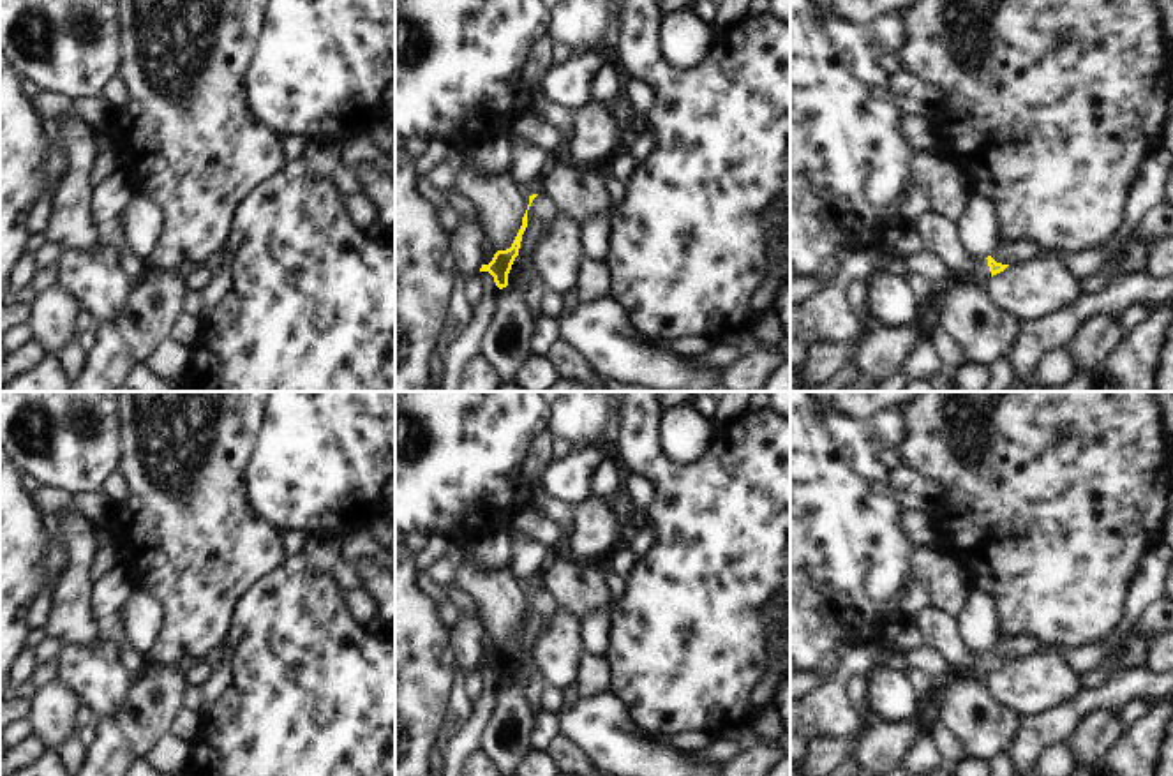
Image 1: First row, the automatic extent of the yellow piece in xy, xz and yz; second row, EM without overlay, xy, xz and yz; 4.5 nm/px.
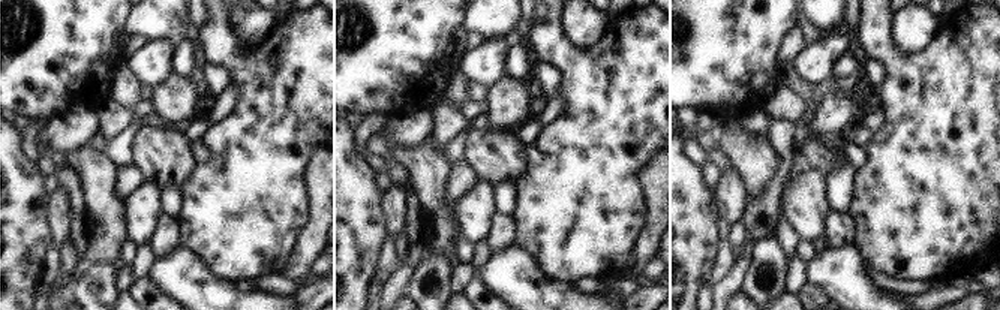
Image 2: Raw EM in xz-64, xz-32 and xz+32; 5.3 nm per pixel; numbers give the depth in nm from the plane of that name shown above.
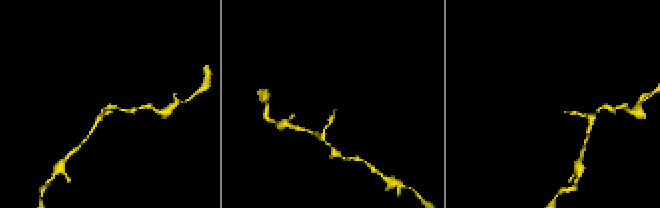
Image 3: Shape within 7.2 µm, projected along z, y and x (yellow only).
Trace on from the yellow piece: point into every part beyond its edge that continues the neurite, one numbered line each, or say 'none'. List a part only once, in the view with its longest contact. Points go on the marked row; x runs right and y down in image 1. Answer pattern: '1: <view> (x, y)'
1: yz (941, 237)

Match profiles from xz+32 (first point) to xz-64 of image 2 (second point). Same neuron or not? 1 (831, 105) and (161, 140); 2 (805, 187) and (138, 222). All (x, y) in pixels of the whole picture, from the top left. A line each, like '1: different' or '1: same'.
1: different
2: same

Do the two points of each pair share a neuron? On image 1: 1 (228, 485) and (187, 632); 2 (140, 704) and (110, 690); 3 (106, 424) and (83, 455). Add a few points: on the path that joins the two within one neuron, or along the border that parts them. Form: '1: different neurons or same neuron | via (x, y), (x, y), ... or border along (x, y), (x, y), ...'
1: same neuron | via (201, 522), (198, 595)
2: different neurons | border along (131, 679), (124, 701), (99, 720)
3: same neuron | via (99, 431), (83, 448)

